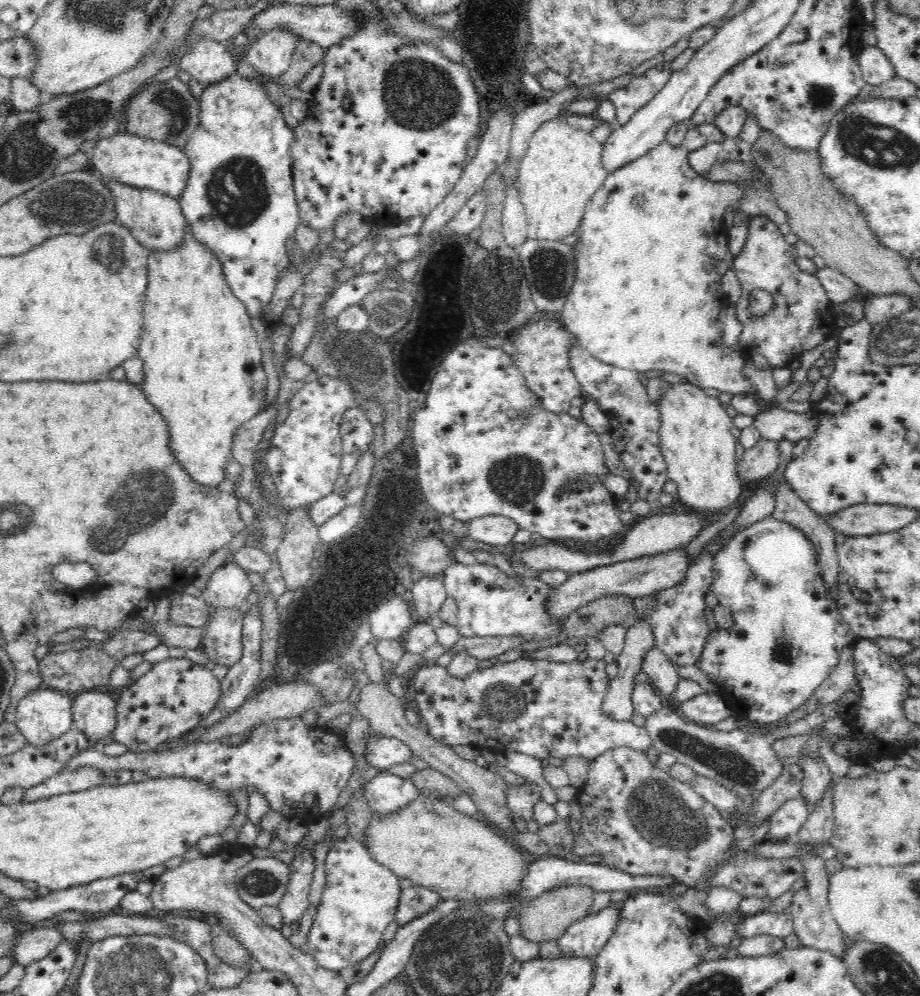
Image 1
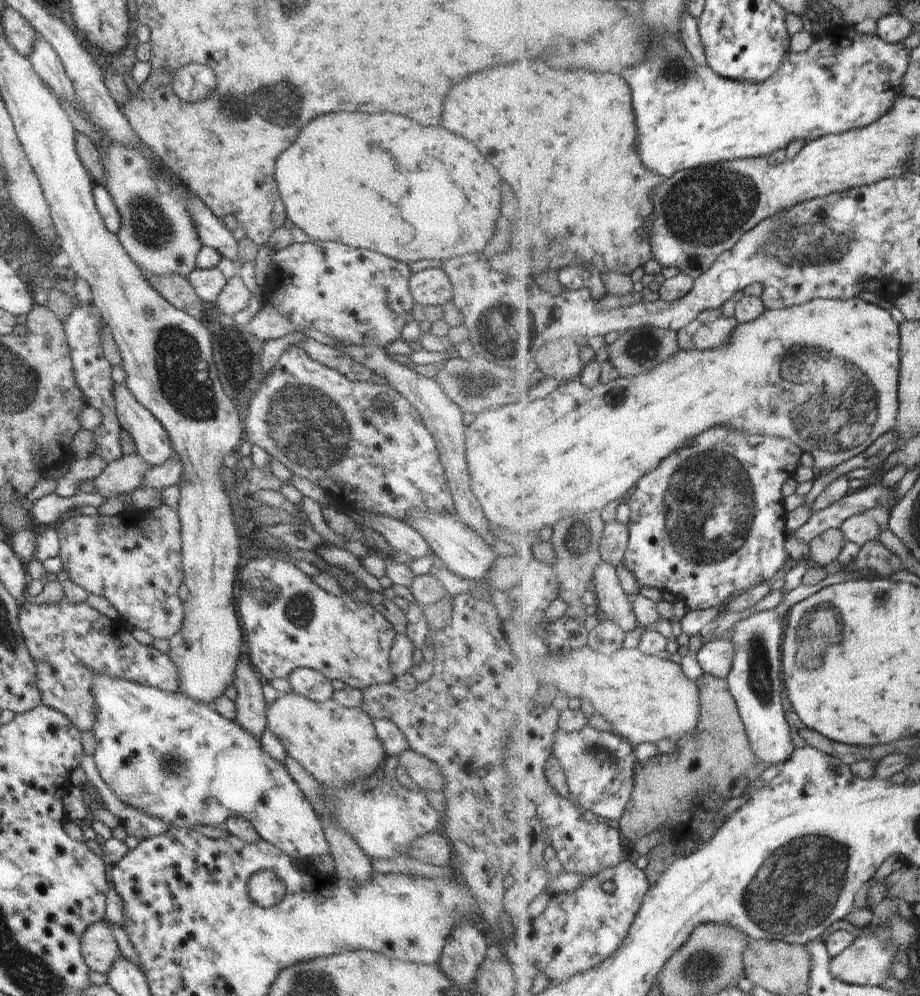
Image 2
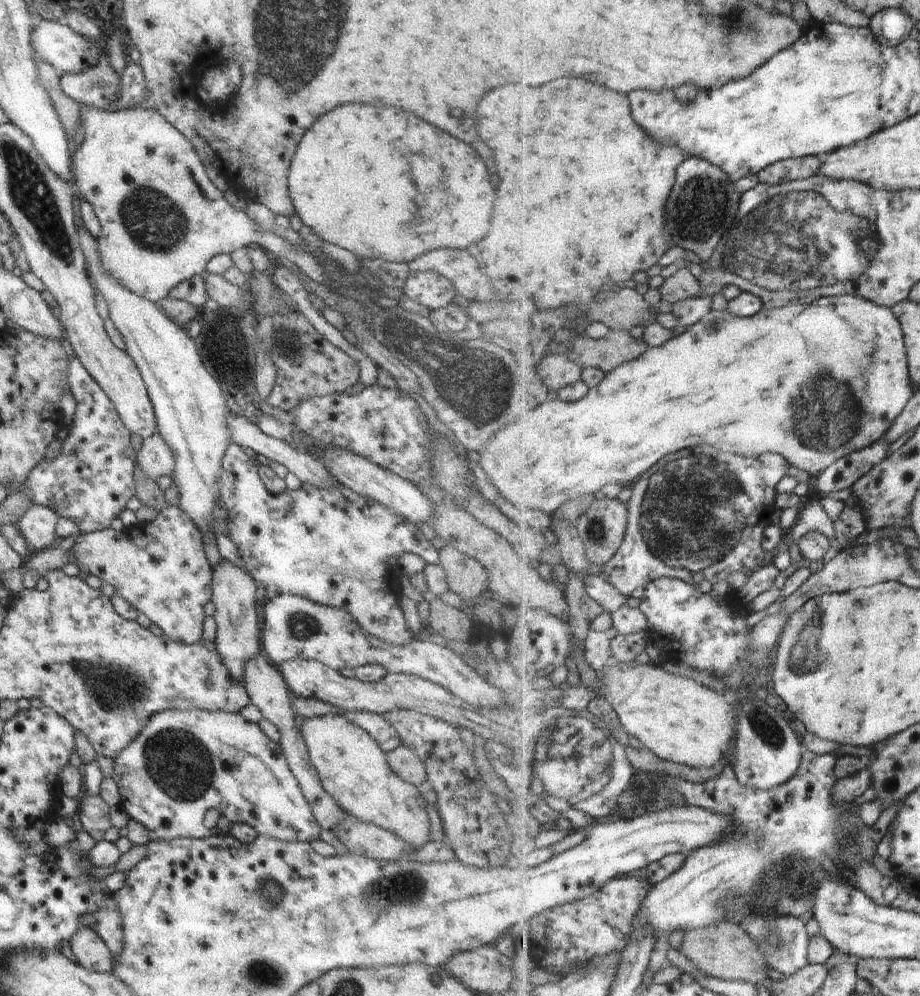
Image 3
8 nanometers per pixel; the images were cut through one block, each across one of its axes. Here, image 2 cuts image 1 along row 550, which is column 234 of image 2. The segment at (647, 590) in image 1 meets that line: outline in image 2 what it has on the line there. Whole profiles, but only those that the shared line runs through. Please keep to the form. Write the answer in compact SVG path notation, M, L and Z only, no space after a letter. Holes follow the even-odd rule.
M246 655L239 656L231 684L237 690L236 721L259 739L267 727L267 706L263 684Z

